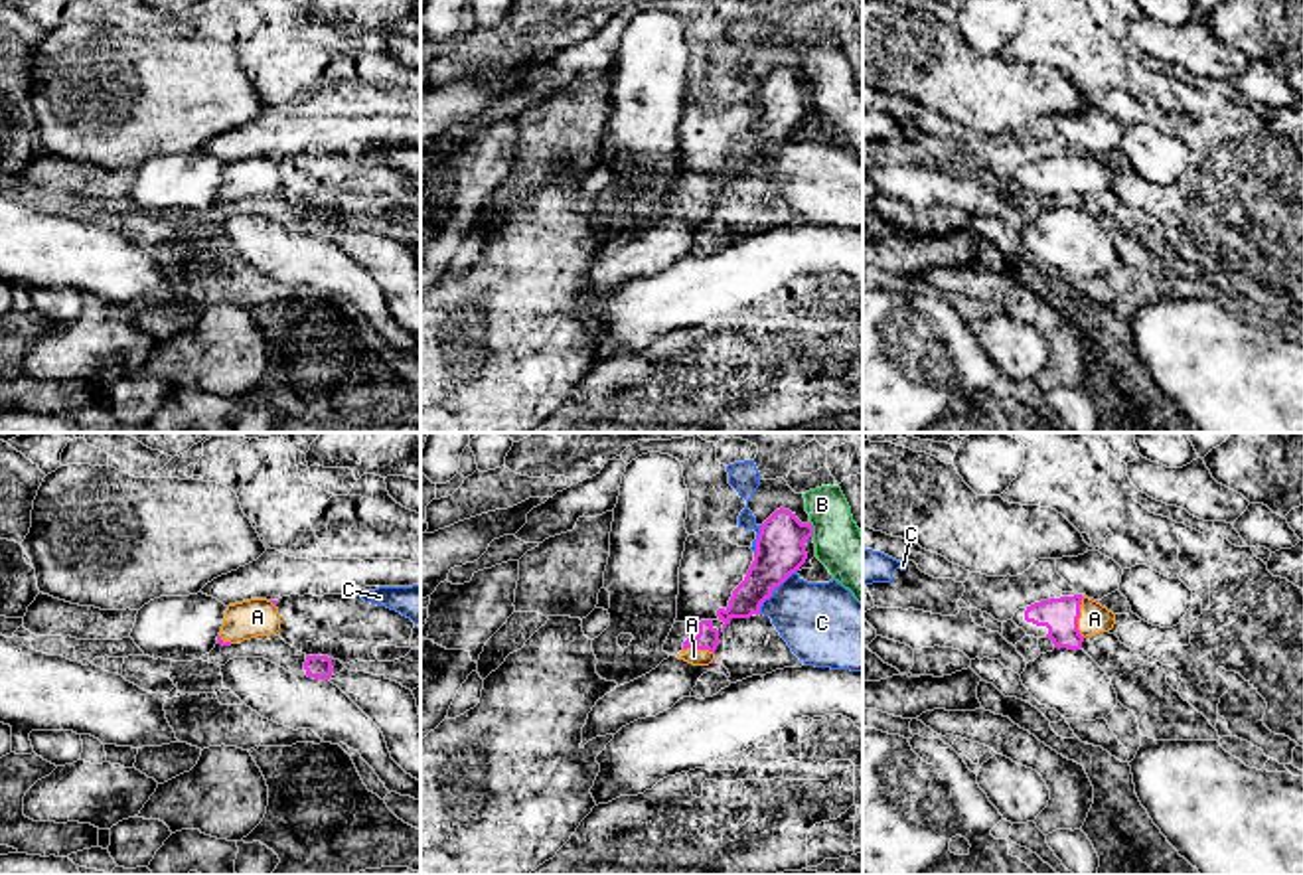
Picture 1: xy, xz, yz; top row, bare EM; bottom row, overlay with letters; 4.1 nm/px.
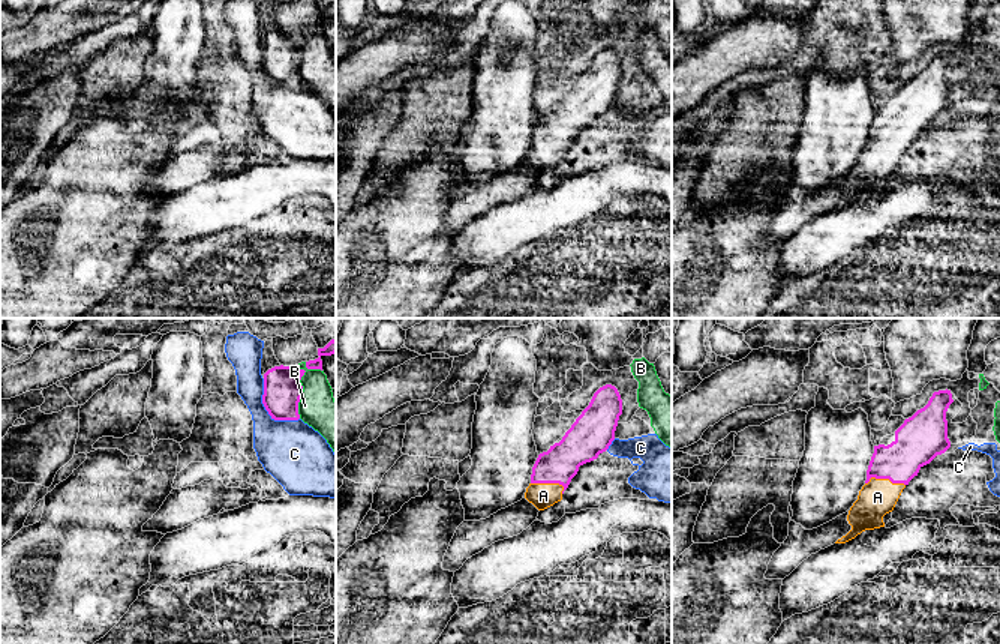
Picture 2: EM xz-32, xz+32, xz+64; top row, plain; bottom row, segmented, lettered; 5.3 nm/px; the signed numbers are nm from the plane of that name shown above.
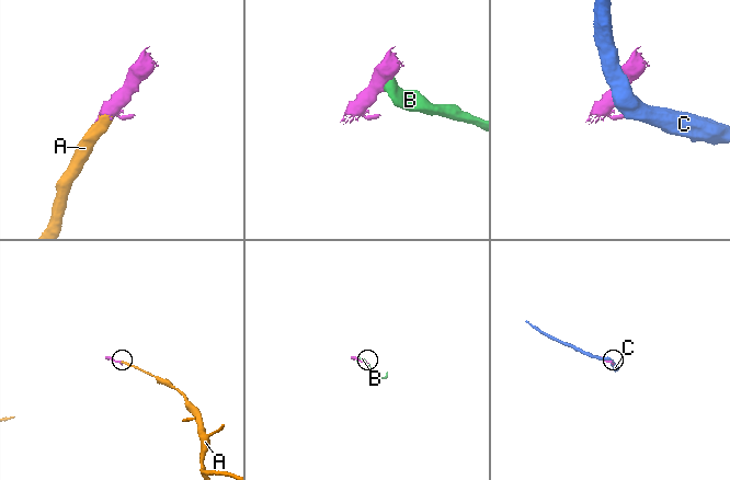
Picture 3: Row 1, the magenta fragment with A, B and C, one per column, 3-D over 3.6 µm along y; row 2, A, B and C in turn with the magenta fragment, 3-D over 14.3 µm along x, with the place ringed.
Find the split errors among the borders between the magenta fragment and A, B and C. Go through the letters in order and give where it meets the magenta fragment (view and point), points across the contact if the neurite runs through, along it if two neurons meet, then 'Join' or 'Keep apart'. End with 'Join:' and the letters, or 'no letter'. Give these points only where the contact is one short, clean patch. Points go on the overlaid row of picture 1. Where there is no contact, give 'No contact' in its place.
A: Touches magenta at yz (1078, 617). Path across: yz (1061, 615), (1078, 617), (1094, 619). Join
B: Touches magenta at xz (812, 530). Boundary: xz (810, 524), (814, 536). Keep apart
C: Touches magenta at xz (772, 589). Keep apart
Join: A

